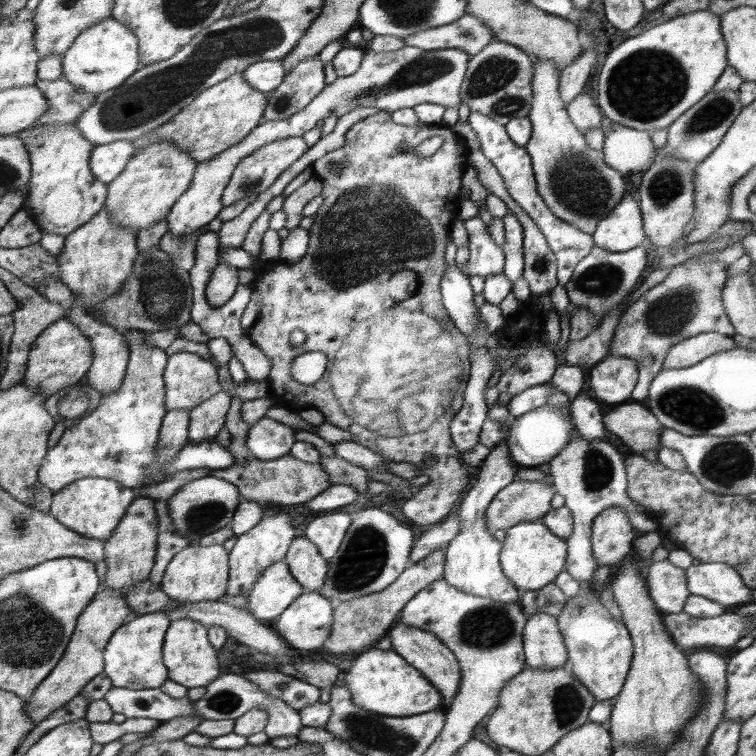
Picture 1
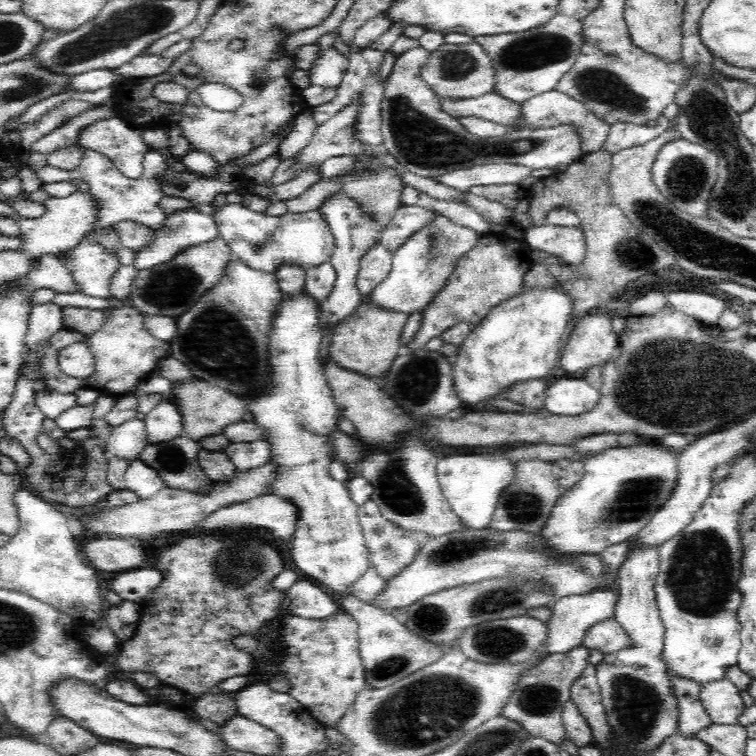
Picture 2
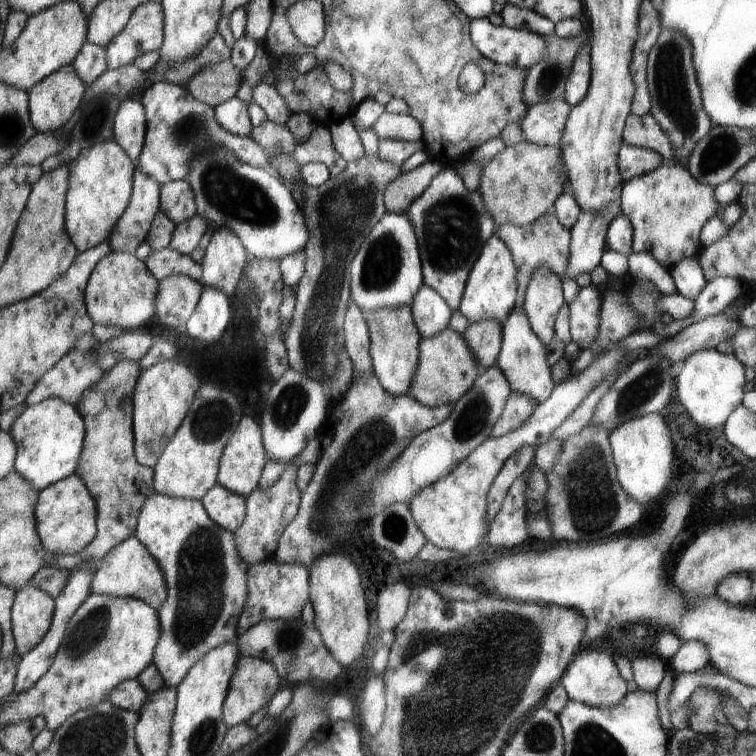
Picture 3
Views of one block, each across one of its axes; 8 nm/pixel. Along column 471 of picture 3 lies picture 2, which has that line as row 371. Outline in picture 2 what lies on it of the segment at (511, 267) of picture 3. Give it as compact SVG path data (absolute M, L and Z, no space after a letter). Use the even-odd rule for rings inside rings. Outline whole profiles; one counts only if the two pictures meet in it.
M308 293L296 295L293 299L284 297L276 315L276 322L271 330L271 387L257 397L248 397L248 410L255 416L258 426L267 430L265 438L272 447L271 460L279 466L278 478L271 488L272 494L289 498L300 511L300 520L296 534L290 539L291 560L296 563L300 572L308 574L310 578L323 588L332 589L340 598L350 598L354 584L370 569L368 548L359 522L359 507L350 496L346 483L334 481L328 473L328 466L332 464L332 445L328 443L328 434L332 426L336 425L336 416L340 413L334 402L331 388L328 386L321 360L318 357L320 348L319 304Z

